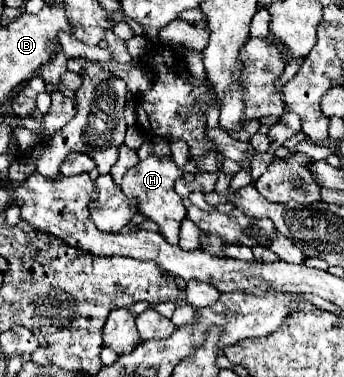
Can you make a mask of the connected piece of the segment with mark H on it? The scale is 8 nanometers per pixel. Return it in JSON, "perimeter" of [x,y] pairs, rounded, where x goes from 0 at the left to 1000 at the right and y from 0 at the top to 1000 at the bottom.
{"perimeter":[[[433,408],[422,424],[404,424],[404,435],[387,440],[352,483],[352,504],[369,520],[404,525],[410,568],[422,568],[433,584],[462,594],[462,605],[474,610],[474,626],[491,647],[520,642],[520,599],[526,599],[526,584],[544,573],[544,552],[532,546],[526,520],[503,504],[503,488],[515,472],[526,472],[526,451],[509,440],[497,414]]]}

